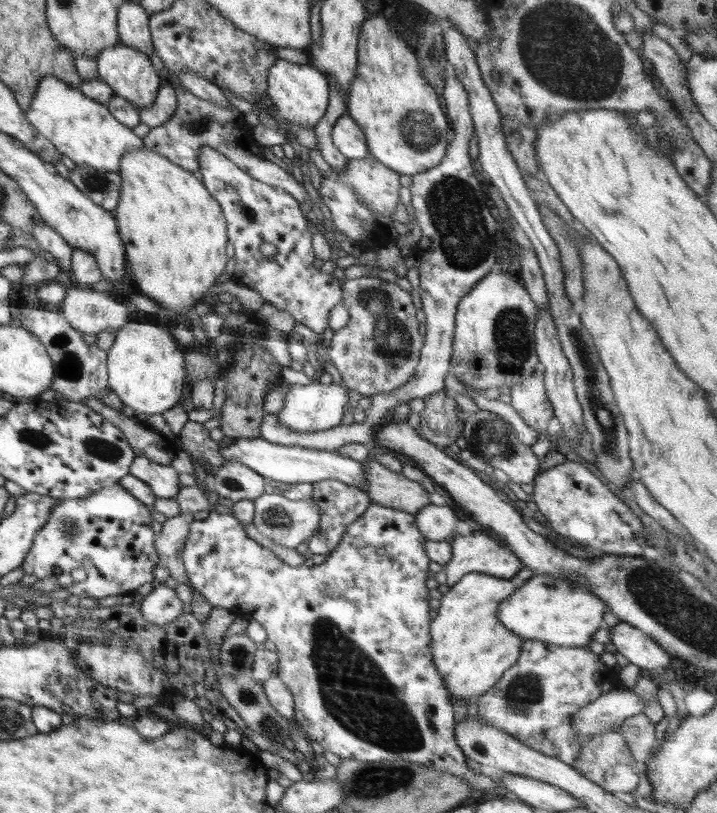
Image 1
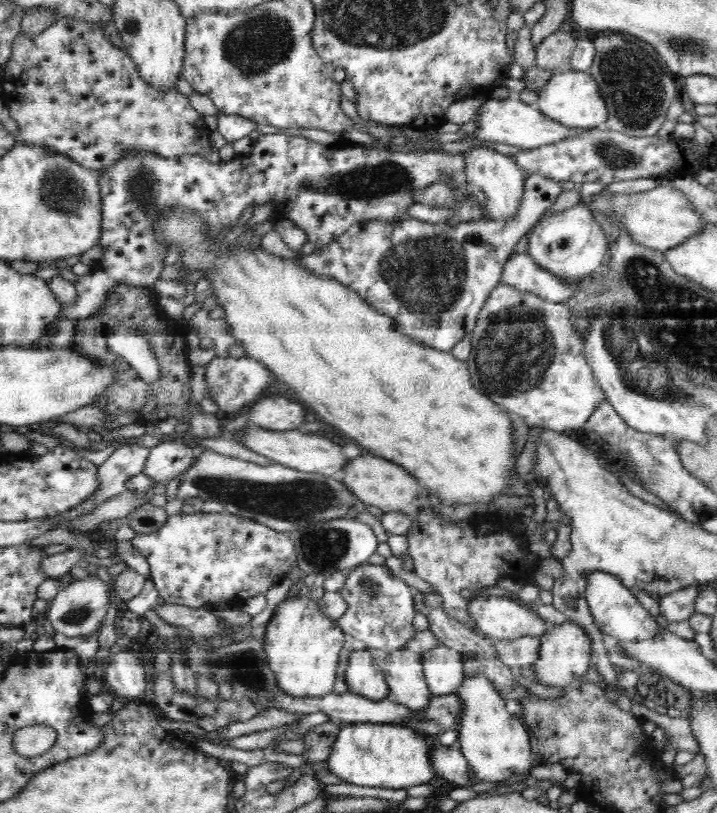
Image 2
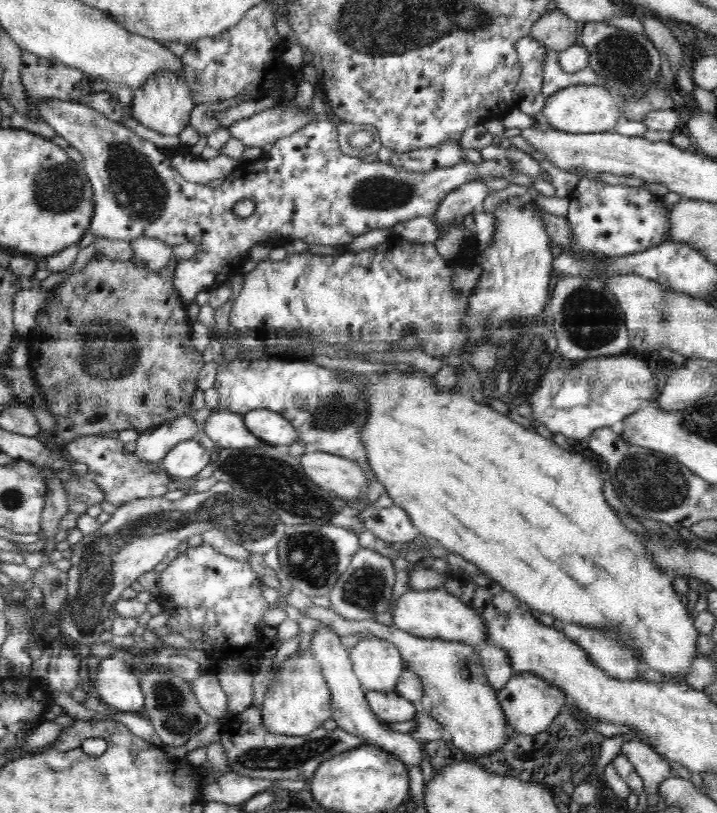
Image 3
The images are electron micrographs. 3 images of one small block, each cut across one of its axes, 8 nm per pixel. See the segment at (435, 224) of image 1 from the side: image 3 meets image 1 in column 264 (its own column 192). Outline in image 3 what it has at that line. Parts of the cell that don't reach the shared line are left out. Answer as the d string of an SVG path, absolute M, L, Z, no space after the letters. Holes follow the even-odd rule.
M182 415L180 418L160 424L152 430L139 434L135 442L134 455L142 462L161 461L176 444L184 440L196 439L198 426L192 415Z

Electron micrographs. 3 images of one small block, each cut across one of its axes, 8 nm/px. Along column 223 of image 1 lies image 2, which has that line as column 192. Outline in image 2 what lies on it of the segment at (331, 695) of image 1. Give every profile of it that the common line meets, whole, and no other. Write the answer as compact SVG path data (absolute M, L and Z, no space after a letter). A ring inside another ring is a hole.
M228 512L173 515L156 532L138 534L131 539L135 550L148 561L150 576L165 604L180 604L190 608L212 607L214 603L241 604L259 594L265 594L296 564L294 543L285 532L278 532L252 519L236 517Z

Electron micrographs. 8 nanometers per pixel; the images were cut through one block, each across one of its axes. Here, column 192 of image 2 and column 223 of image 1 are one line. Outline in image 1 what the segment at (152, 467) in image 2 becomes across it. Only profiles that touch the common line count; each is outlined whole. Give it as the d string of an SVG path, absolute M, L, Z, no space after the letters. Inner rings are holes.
M258 436L240 437L230 446L219 449L223 464L228 461L249 466L253 471L258 472L264 478L270 478L278 482L315 483L320 480L340 480L350 486L361 488L365 486L365 468L362 461L352 460L336 451L316 450L313 448L304 448L301 446L284 446L283 444L274 444Z

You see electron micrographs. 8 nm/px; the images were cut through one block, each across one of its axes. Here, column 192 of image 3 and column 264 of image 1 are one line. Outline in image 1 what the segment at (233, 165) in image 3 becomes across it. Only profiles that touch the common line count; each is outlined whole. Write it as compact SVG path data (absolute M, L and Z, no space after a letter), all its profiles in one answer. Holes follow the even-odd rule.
M182 85L176 86L175 91L177 96L176 112L170 120L151 128L148 134L141 139L146 149L155 150L156 153L164 156L164 159L168 159L182 169L193 173L199 170L199 156L202 149L212 148L226 156L254 179L280 188L281 191L292 195L300 206L303 203L311 206L309 194L304 187L298 184L294 176L267 160L262 154L260 150L262 146L252 137L253 127L246 121L243 112L230 104L229 106L212 104L209 100L194 96Z

